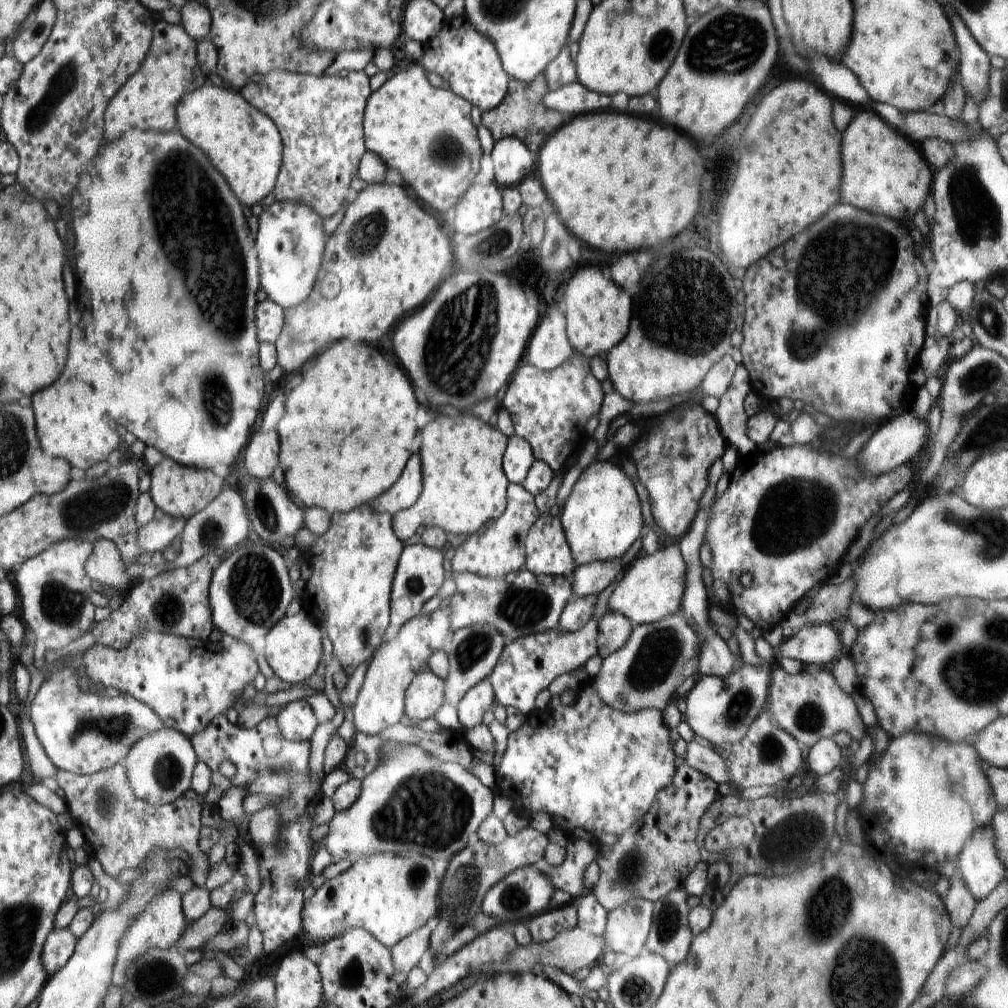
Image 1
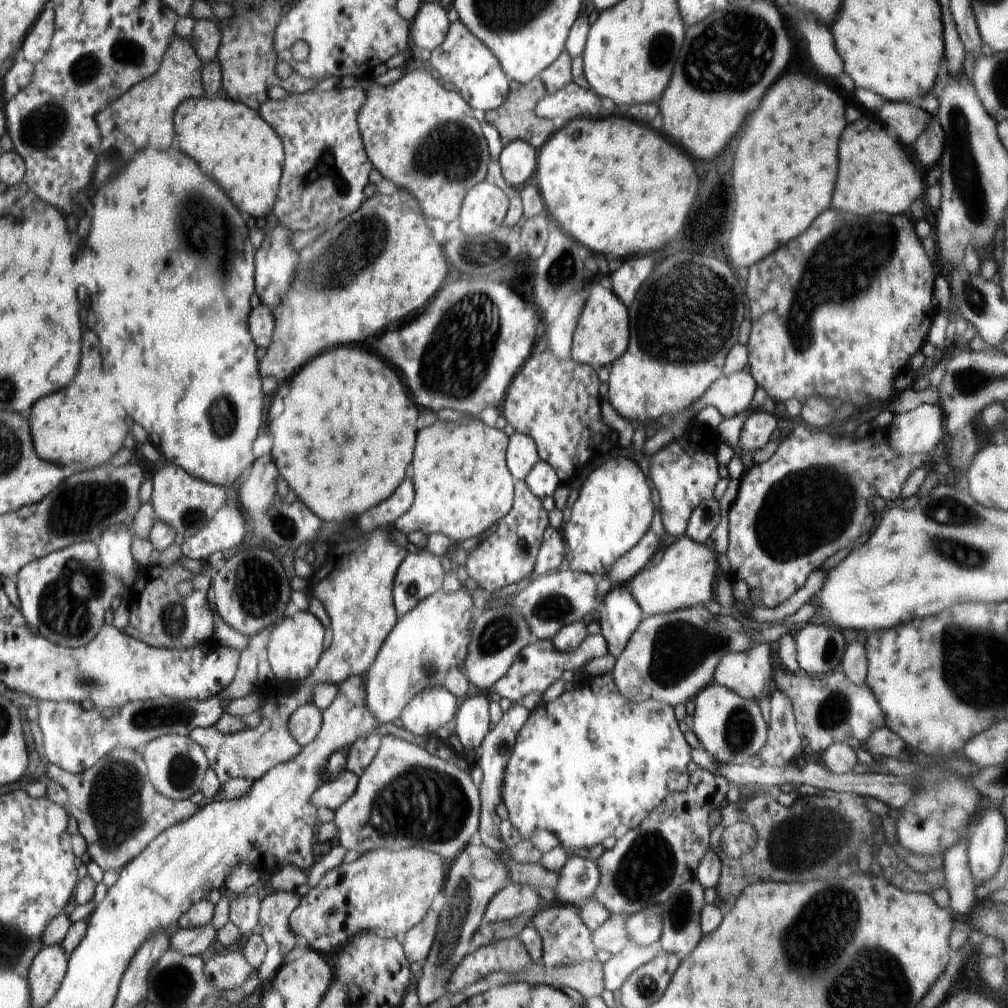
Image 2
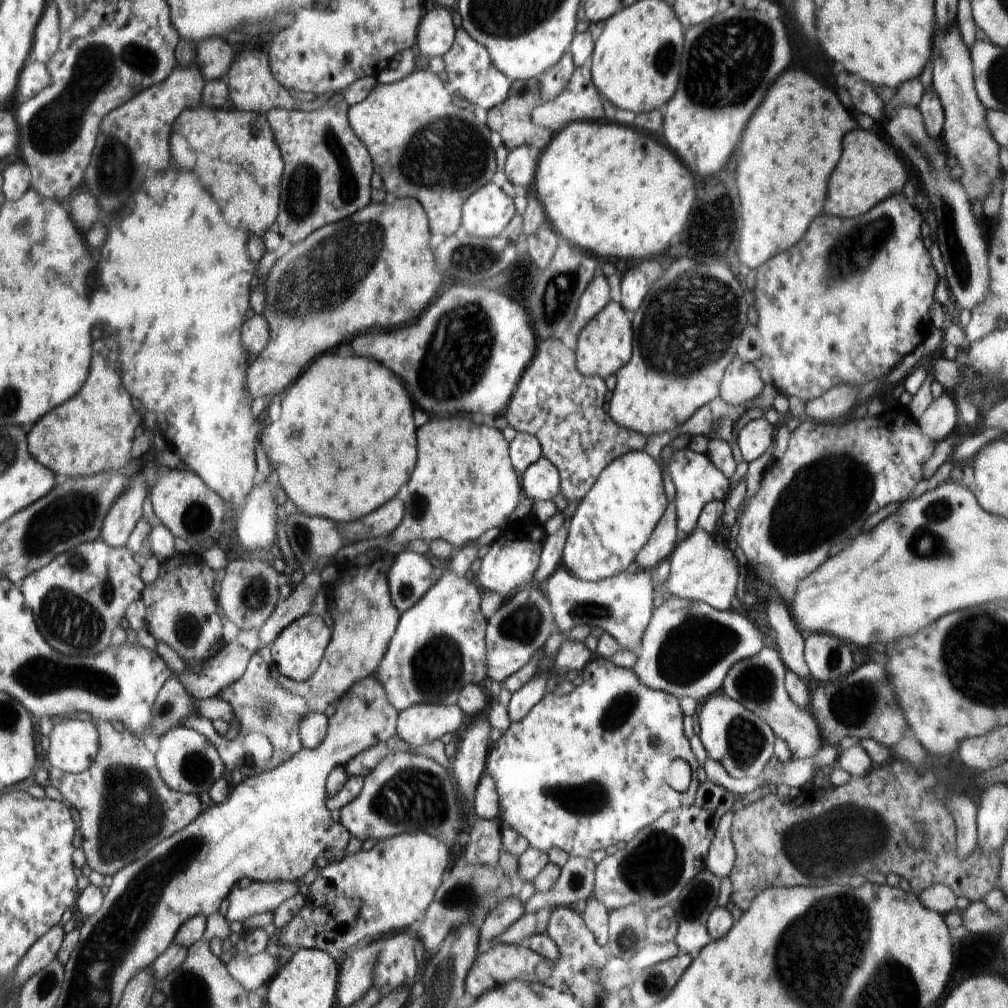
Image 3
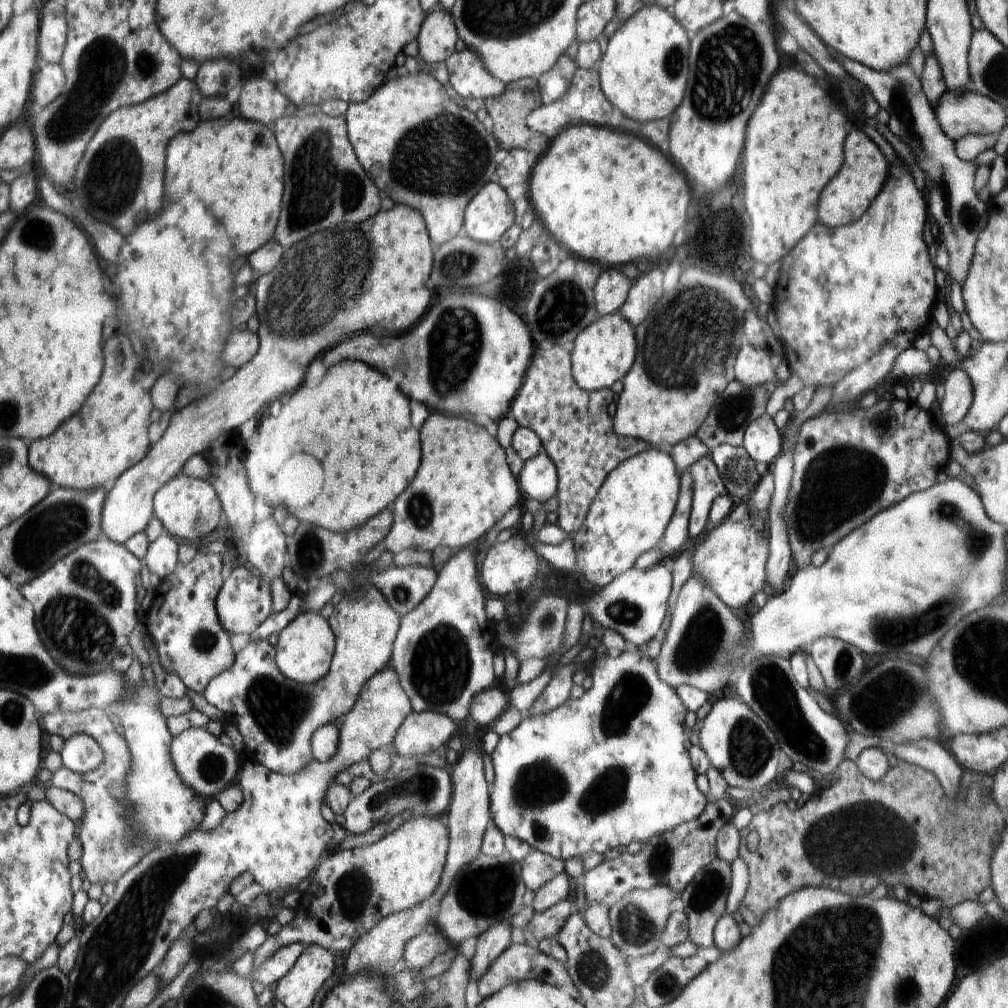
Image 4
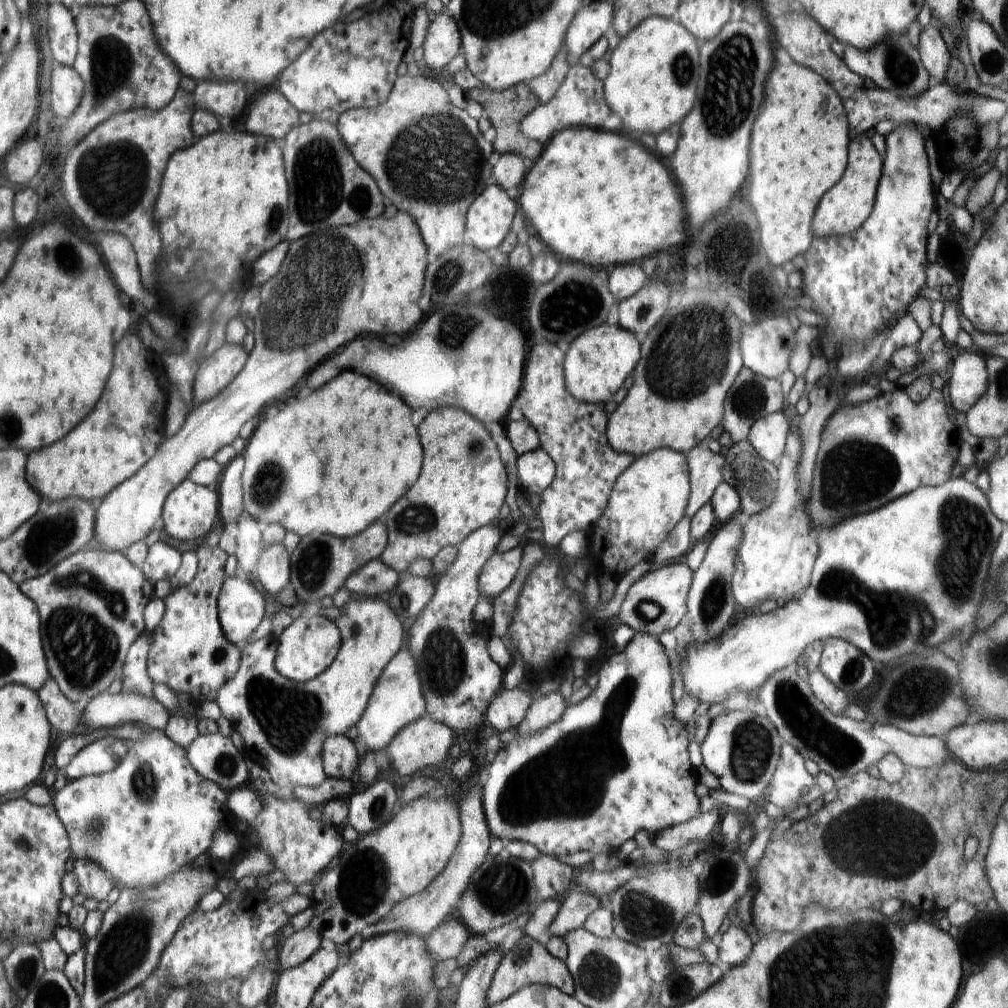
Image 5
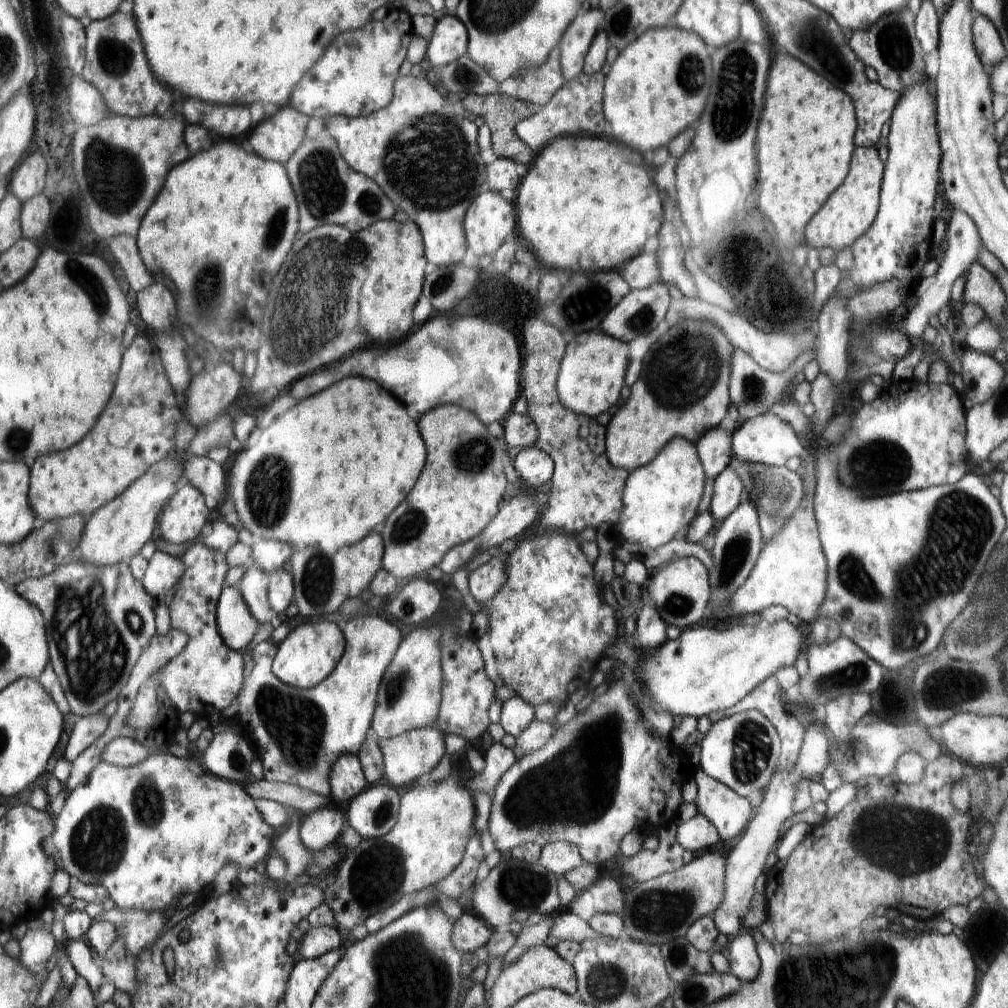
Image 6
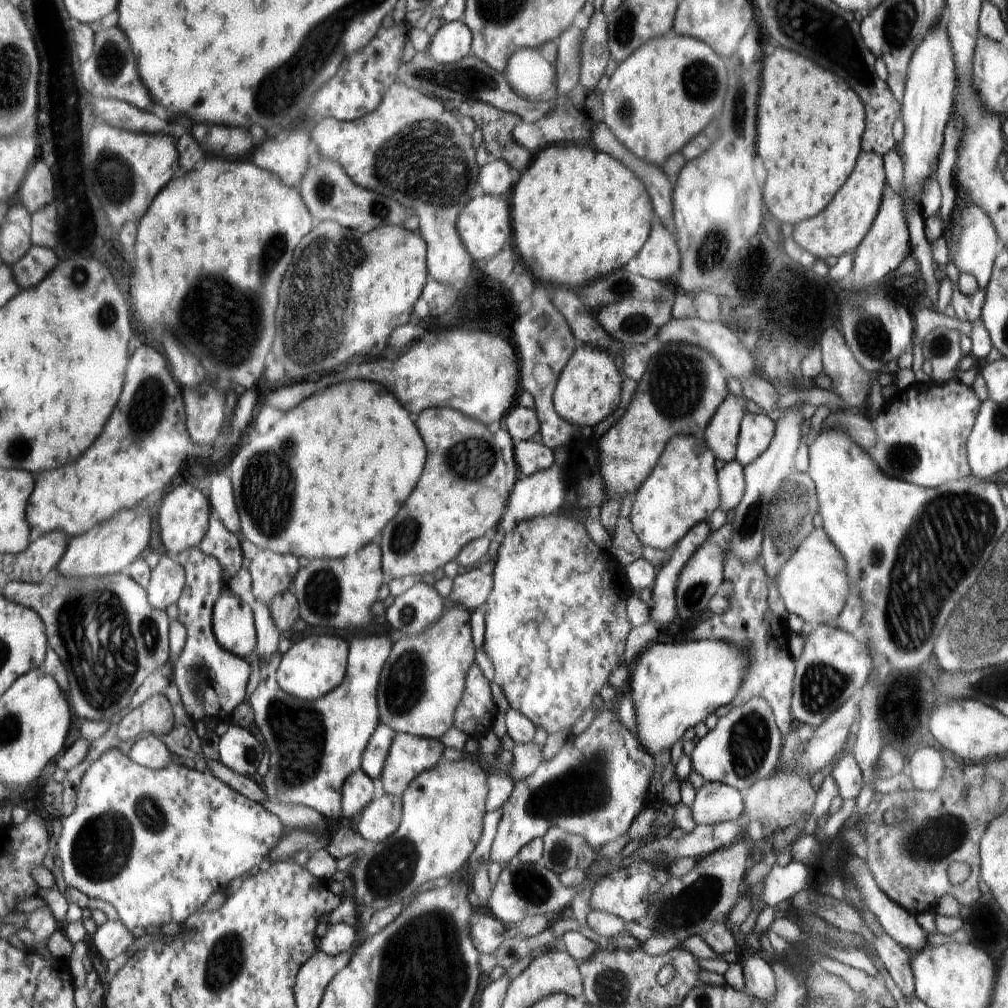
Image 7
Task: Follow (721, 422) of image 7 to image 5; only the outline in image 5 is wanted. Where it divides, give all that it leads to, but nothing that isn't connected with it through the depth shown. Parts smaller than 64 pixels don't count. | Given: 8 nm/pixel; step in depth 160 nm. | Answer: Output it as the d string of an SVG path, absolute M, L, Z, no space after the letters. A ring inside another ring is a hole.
M698 444L689 450L686 457L691 489L685 516L692 517L697 510L711 500L715 488L723 481L725 458L722 453L714 453L703 444Z

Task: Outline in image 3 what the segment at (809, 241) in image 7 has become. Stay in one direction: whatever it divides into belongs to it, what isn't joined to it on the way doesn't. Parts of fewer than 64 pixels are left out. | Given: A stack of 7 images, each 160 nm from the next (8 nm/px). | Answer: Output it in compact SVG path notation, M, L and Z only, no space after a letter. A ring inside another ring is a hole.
M864 130L848 132L842 144L842 158L830 176L824 212L844 219L859 217L886 198L902 193L909 175L899 153L888 137Z

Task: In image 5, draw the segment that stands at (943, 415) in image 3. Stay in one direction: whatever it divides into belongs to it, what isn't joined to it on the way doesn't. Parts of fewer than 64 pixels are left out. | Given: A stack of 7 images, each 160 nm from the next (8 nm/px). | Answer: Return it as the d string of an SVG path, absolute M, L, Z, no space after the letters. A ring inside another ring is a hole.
M956 350L952 359L948 402L957 412L967 412L986 392L988 371L984 357L976 352Z

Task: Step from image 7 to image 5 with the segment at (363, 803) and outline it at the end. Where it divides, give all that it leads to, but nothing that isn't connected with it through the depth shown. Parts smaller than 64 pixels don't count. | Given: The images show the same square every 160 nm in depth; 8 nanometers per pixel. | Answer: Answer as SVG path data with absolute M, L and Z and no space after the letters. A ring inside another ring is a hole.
M346 735L329 736L324 744L325 773L333 779L351 779L359 765L356 743Z

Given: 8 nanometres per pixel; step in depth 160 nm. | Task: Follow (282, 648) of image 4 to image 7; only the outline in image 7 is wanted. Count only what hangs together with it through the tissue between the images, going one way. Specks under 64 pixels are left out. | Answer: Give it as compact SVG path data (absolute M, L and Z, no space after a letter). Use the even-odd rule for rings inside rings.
M308 636L293 644L278 659L277 682L296 698L313 701L325 697L344 680L349 643L336 636Z

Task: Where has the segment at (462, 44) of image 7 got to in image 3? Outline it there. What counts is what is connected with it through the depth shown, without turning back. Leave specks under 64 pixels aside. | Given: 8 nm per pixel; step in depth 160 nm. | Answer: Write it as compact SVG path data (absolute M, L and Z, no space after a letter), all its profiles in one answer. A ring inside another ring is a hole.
M435 6L422 18L418 29L418 47L422 55L443 57L453 46L457 30L452 23L452 11Z

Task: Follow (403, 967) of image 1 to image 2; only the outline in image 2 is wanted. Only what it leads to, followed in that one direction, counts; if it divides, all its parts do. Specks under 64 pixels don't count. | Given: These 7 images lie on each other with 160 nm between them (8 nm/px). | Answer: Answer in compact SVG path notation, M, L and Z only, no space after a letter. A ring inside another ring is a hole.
M430 910L424 921L406 931L403 946L405 955L411 963L418 962L422 964L430 954L439 919L440 914Z

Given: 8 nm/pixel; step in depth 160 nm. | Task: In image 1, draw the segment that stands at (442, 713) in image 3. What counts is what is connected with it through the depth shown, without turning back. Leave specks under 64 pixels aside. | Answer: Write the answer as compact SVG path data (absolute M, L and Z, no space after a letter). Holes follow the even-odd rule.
M427 668L416 673L405 692L405 720L414 726L432 718L445 702L445 682Z

